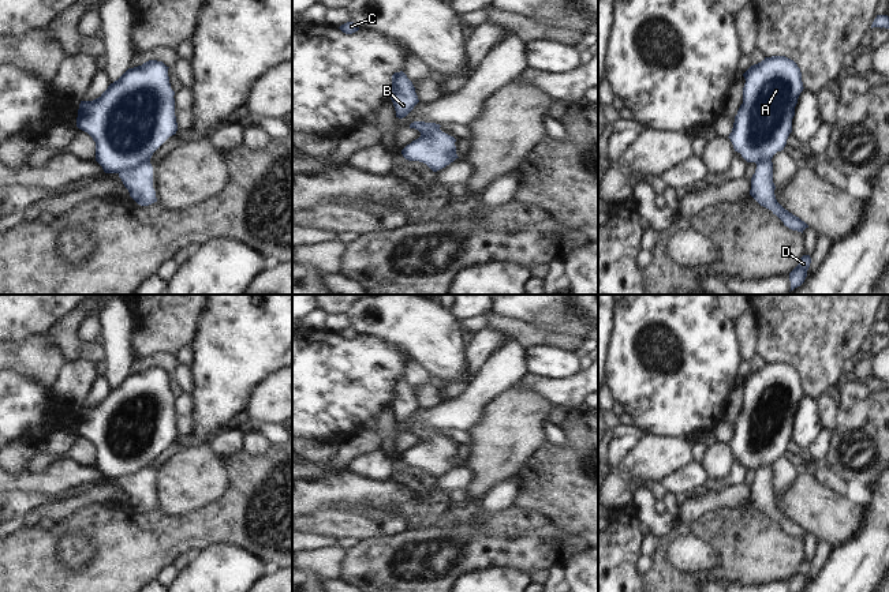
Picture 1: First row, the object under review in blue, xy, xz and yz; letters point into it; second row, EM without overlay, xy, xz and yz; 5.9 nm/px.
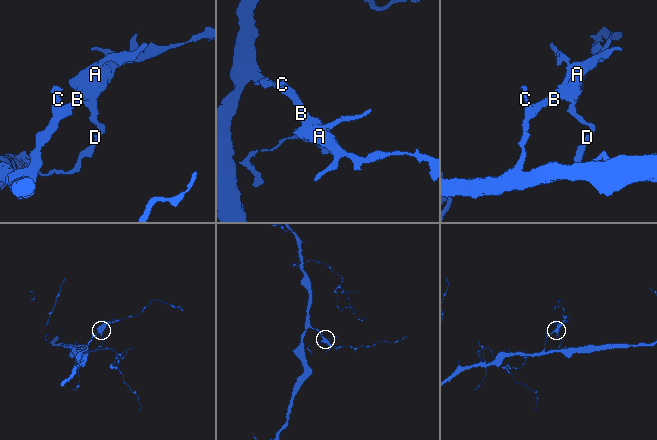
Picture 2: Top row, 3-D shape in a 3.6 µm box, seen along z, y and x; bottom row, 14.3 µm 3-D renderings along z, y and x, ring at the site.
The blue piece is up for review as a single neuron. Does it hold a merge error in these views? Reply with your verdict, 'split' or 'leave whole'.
split

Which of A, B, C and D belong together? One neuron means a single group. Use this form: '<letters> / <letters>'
A B C / D

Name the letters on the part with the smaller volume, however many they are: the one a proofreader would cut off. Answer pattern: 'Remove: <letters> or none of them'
Remove: D

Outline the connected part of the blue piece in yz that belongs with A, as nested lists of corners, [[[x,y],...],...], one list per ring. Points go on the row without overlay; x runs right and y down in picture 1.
[[[785,361],[765,363],[743,382],[743,409],[728,443],[735,457],[757,469],[784,456],[804,393],[800,374]]]

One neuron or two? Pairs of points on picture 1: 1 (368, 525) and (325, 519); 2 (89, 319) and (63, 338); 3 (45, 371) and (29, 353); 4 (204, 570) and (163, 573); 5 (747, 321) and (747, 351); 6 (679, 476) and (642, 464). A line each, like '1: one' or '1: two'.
1: one
2: two
3: one
4: two
5: one
6: two

